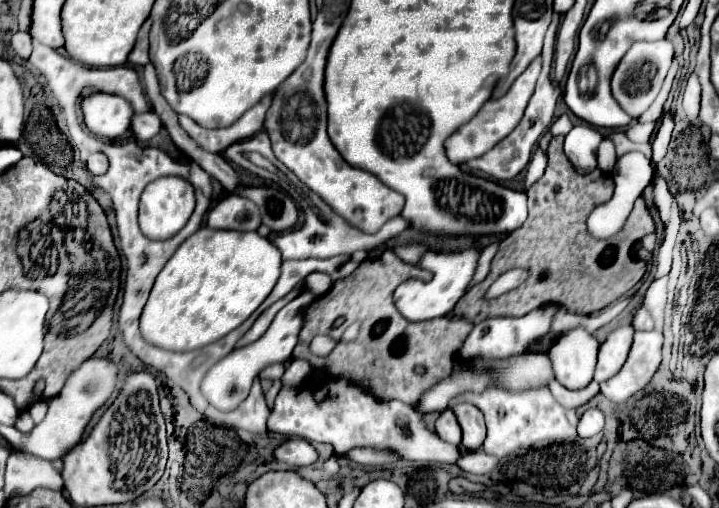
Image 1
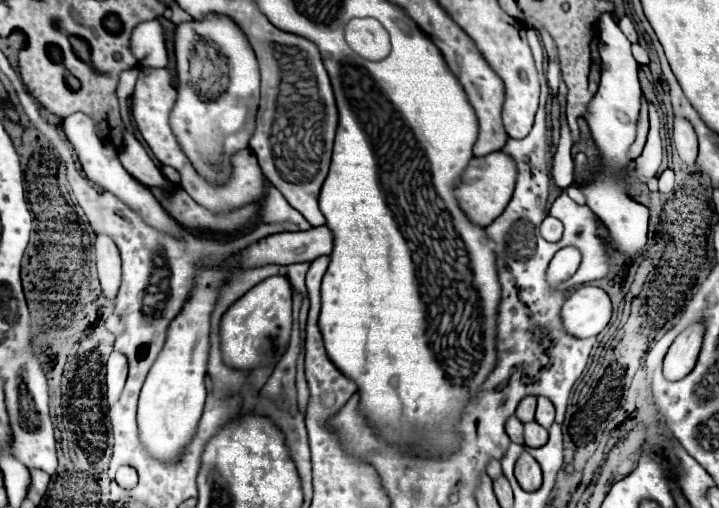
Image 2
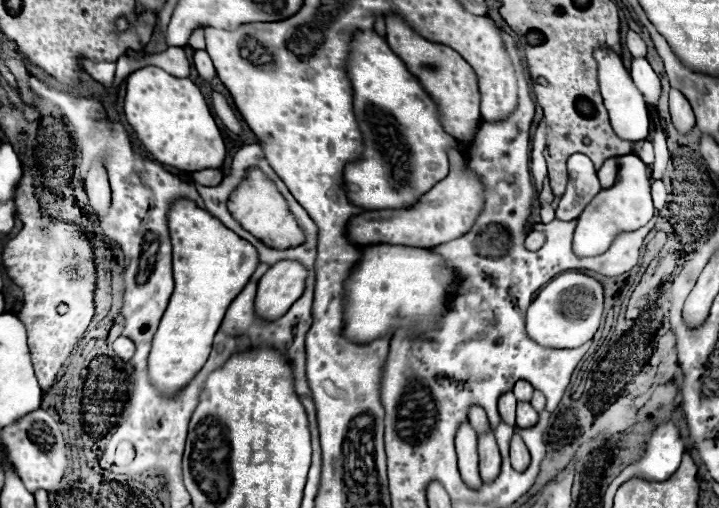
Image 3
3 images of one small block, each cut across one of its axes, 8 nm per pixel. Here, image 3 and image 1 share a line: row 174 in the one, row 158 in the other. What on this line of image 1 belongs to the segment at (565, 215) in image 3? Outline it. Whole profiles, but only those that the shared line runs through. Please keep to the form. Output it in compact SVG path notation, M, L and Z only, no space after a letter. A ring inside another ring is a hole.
M586 124L574 126L566 134L564 152L578 172L590 172L596 168L596 152L600 142L602 142L602 136L594 128Z

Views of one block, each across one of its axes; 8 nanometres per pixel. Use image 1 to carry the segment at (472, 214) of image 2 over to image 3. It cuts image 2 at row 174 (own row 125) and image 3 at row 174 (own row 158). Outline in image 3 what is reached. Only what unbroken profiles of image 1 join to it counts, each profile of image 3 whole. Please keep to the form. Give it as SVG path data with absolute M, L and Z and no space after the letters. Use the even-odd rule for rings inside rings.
M450 150L450 164L452 170L448 178L440 180L426 192L422 198L418 198L410 208L398 208L398 210L370 210L362 212L348 222L348 236L356 244L404 244L404 246L436 246L448 240L454 240L468 232L478 218L482 210L482 184L478 178L470 174L470 168L466 166L466 158Z

